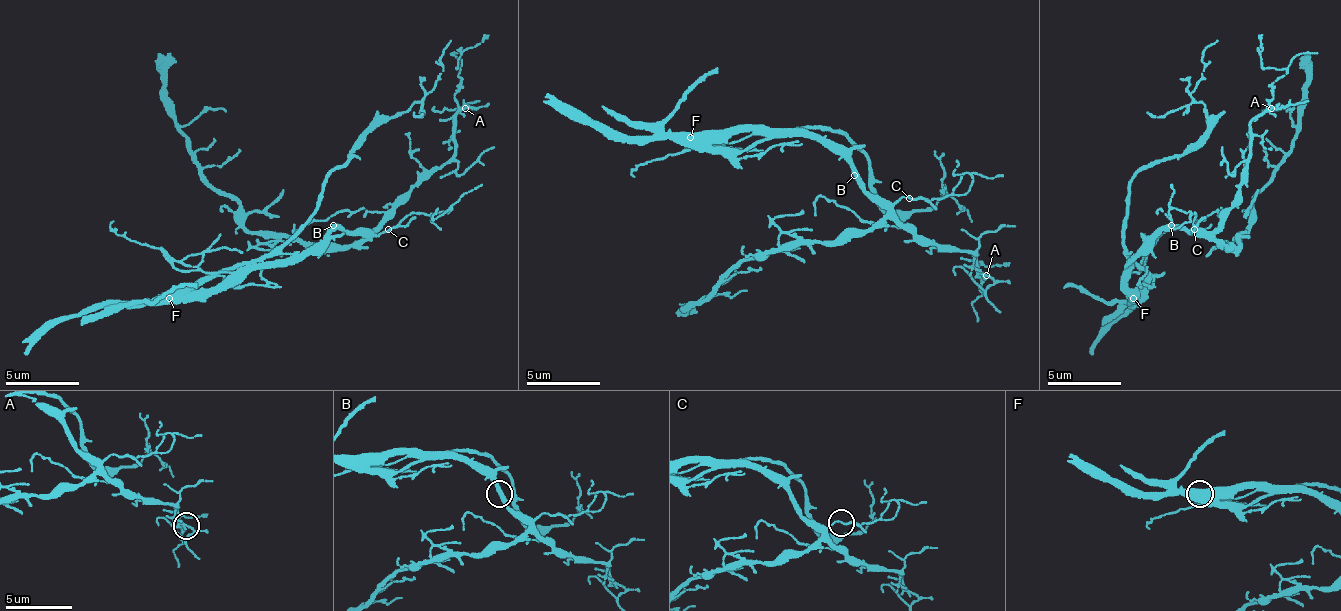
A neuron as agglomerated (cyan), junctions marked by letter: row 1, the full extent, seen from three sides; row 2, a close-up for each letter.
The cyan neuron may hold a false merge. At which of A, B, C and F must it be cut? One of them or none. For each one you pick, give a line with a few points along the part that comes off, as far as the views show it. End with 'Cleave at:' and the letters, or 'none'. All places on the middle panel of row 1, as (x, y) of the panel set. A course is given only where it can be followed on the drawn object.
F: Course of the part to remove: (689, 138), (744, 149), (829, 127), (869, 164), (869, 190), (891, 212), (928, 212), (950, 197), (972, 223)
Cleave at: F

